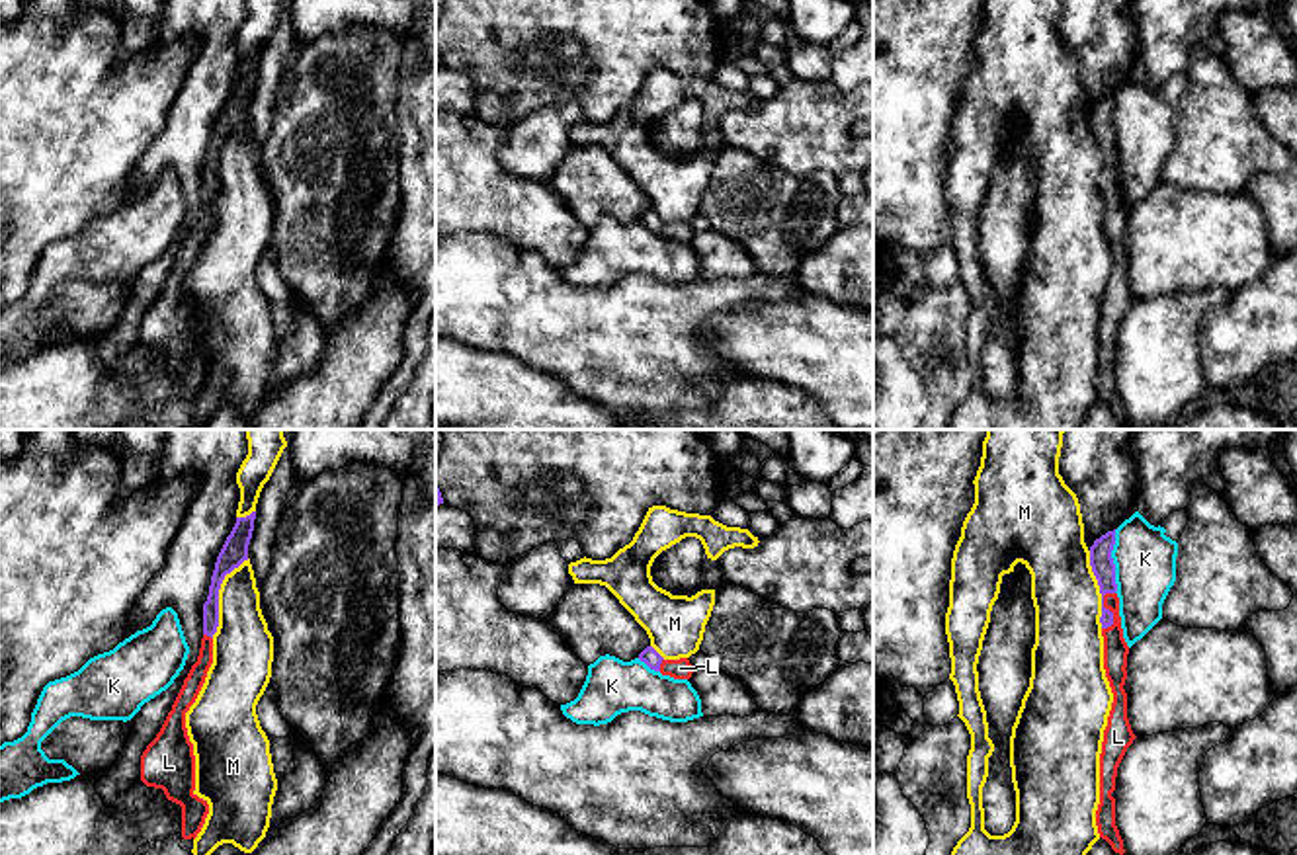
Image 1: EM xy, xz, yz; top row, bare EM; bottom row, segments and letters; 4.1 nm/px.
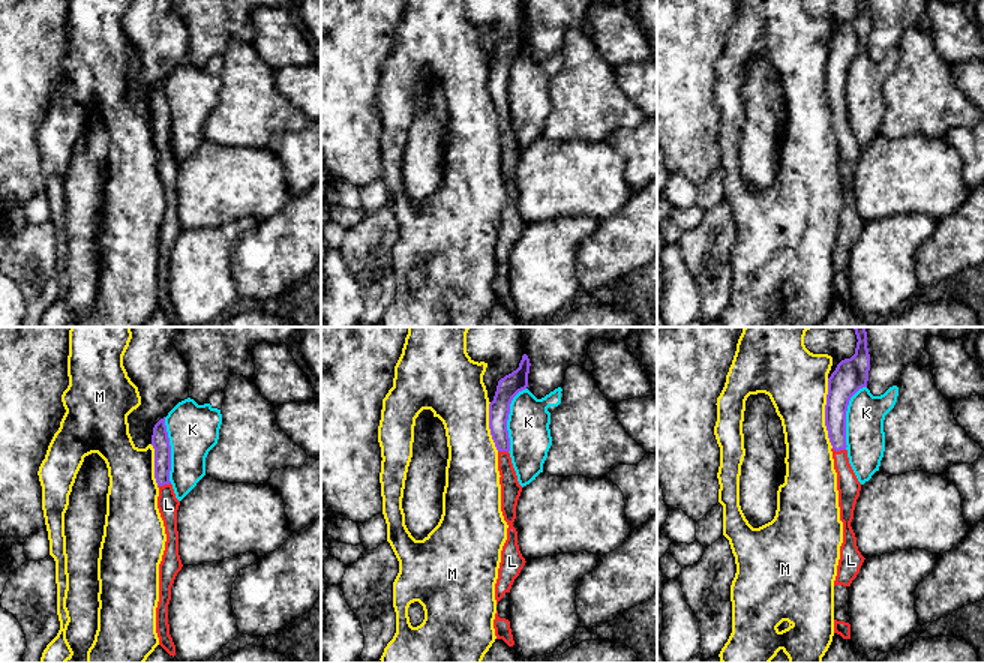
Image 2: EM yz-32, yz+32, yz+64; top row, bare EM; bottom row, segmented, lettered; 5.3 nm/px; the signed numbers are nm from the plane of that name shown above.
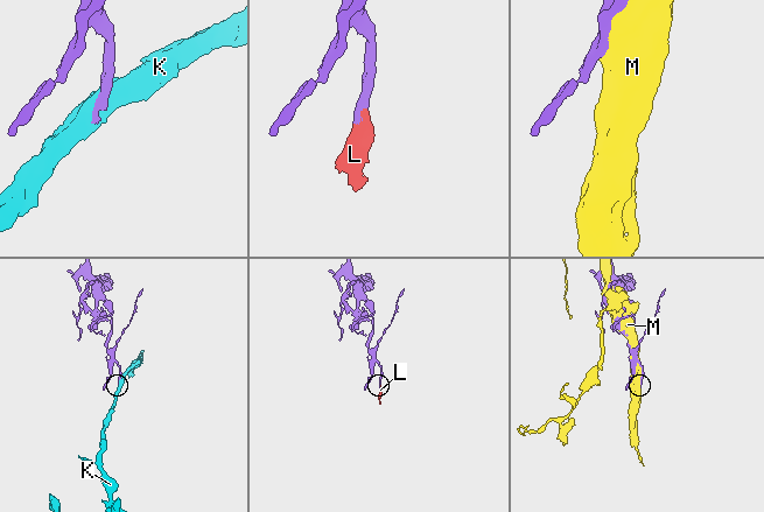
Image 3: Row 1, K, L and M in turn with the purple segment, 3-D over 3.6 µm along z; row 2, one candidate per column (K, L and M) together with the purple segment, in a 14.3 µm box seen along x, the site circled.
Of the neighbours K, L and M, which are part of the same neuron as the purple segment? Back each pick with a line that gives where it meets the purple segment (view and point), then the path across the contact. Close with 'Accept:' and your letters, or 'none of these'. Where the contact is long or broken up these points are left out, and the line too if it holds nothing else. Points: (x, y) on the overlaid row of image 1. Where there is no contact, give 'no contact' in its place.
L: yz (1108, 610) | across yz (1102, 565), (1108, 610), (1116, 649)
Accept: L

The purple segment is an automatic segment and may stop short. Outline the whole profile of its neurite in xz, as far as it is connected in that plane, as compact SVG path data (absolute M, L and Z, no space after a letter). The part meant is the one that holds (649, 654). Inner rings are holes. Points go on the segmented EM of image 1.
M647 646L639 654L639 660L645 662L650 670L674 679L690 679L695 672L688 658L664 660L652 646Z

